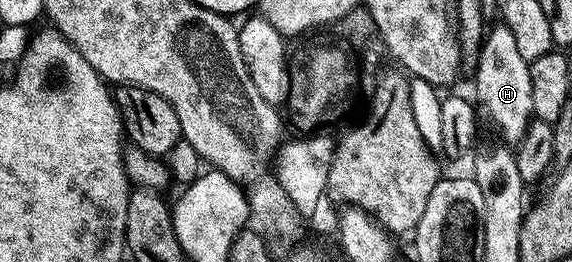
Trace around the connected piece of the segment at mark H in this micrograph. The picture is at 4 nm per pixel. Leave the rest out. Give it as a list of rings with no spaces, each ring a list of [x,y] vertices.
[[[504,24],[497,25],[491,25],[481,39],[482,51],[478,54],[478,67],[474,70],[474,86],[478,89],[476,102],[481,113],[485,117],[487,114],[494,121],[495,128],[502,133],[501,141],[517,144],[534,118],[530,63],[520,56],[511,30]]]

